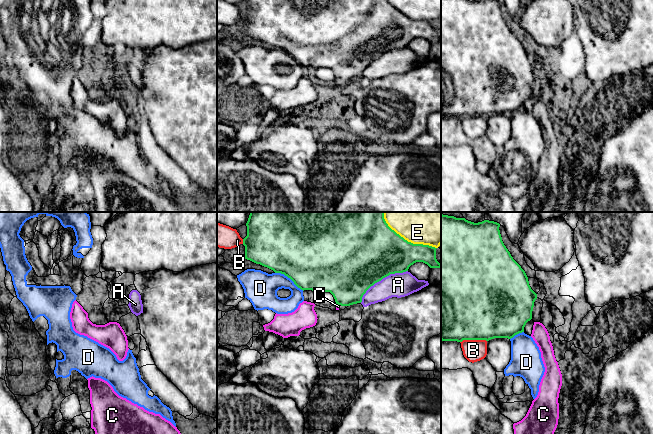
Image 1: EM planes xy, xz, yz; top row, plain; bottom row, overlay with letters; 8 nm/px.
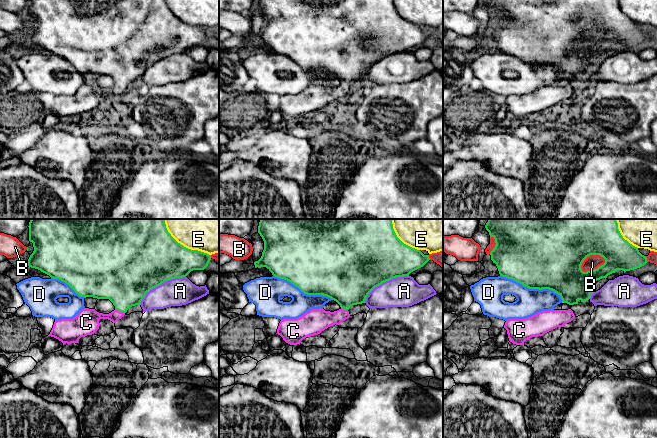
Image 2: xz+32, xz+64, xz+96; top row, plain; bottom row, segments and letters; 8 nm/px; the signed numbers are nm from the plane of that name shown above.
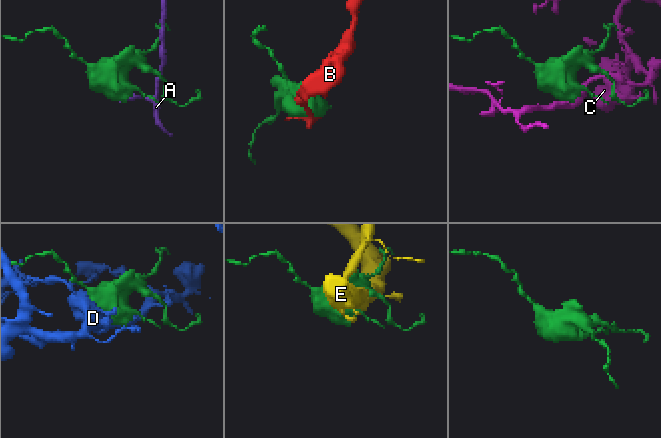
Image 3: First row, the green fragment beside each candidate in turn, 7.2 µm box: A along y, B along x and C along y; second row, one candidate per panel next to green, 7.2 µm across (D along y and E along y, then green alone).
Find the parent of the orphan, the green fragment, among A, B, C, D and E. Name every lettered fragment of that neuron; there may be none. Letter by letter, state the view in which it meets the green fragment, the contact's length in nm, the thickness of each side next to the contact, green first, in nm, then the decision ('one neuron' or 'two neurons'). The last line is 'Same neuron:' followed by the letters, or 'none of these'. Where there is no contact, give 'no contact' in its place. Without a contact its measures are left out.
A: xz | 460 nm | 500/190 nm | two neurons
B: yz | 220 nm | 500/180 nm | two neurons
C: xz | 30 nm | 400/30 nm | one neuron
D: xz | 280 nm | 500/260 nm | two neurons
E: xz | 440 nm | 380/180 nm | two neurons
Same neuron: C

